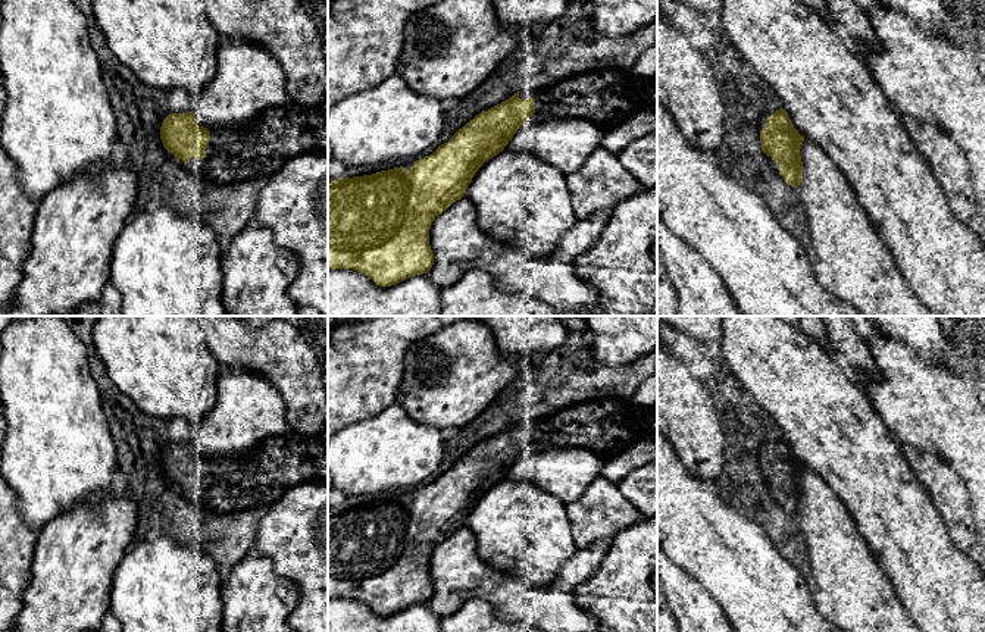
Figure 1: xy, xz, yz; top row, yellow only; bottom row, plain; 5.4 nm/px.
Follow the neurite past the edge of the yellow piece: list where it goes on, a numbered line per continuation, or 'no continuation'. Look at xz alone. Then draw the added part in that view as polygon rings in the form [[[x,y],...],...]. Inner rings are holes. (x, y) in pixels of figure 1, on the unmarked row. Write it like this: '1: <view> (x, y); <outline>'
1: xz (607, 426); [[[604,397],[519,420],[520,429],[528,426],[535,428],[535,442],[525,453],[582,448],[607,462],[641,439],[657,441],[657,410],[637,407],[632,398]]]

